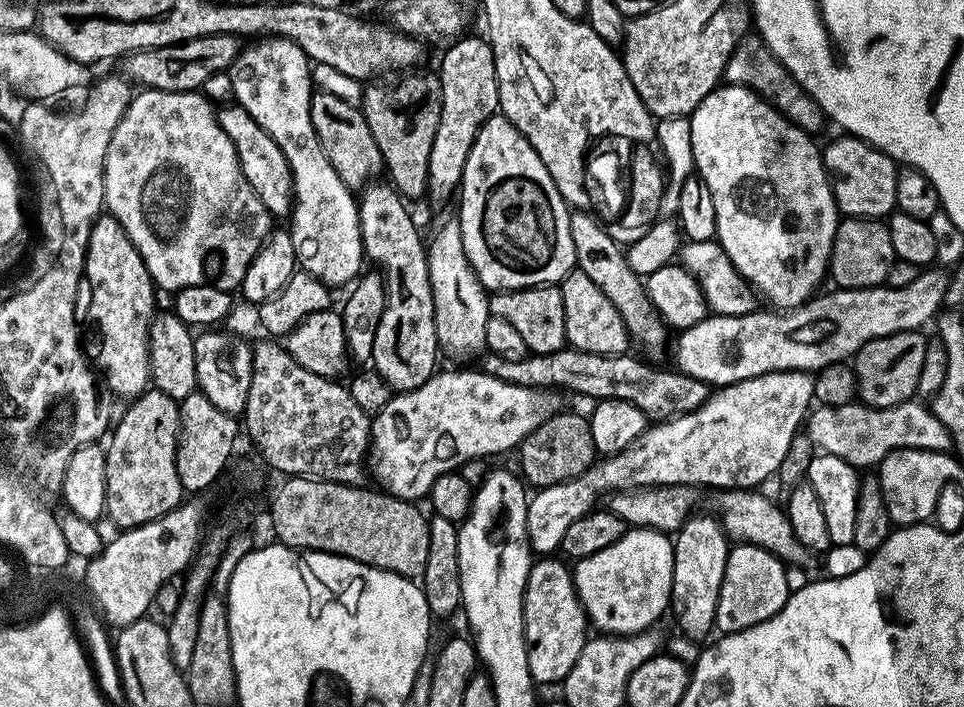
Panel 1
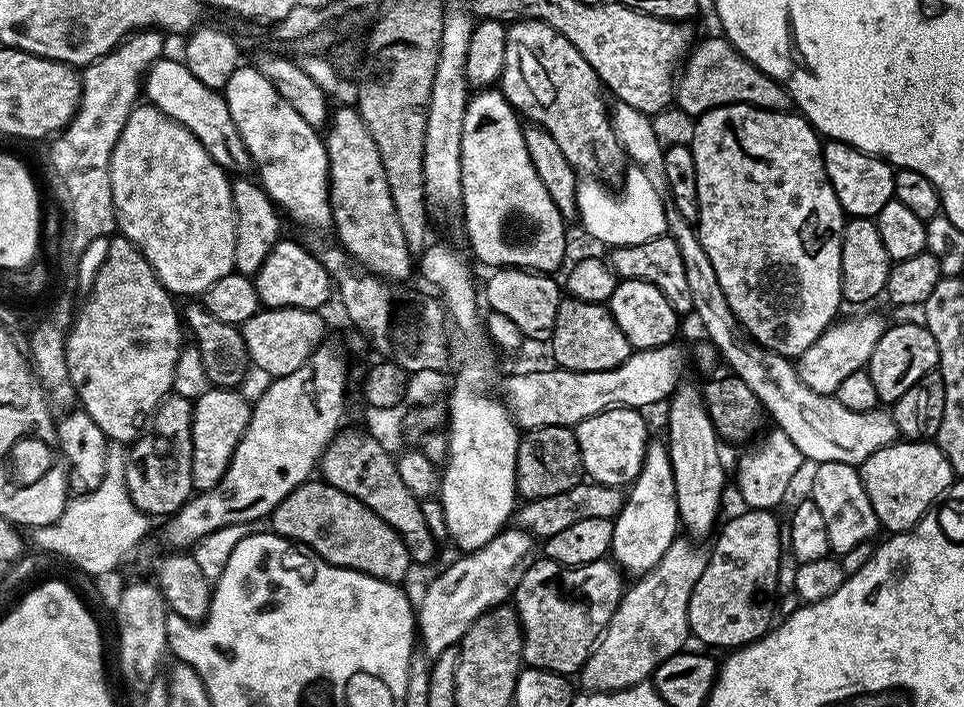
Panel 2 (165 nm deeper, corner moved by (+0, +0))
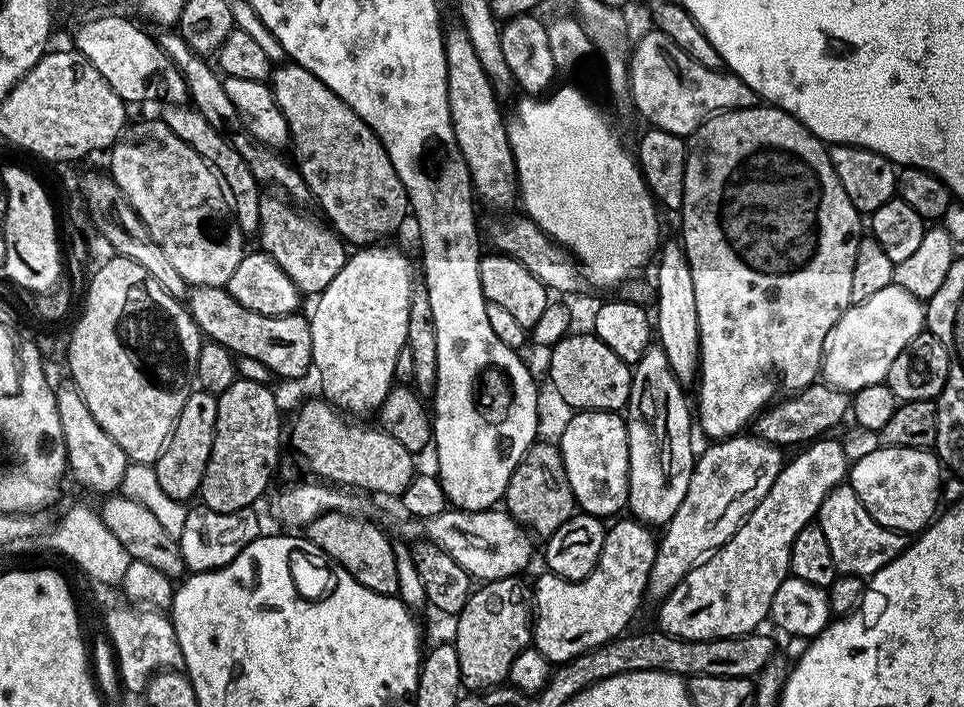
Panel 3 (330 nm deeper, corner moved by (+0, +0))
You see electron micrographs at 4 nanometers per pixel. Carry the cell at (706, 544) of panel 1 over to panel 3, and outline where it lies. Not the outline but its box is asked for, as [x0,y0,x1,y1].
[654,243,700,385]

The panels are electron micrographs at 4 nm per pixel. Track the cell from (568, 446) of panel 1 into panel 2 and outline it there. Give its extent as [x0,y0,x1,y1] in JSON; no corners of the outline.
[516,426,581,501]

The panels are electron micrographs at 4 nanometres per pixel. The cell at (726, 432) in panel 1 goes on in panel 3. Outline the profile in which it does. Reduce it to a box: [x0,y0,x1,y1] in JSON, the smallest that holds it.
[820,283,925,394]

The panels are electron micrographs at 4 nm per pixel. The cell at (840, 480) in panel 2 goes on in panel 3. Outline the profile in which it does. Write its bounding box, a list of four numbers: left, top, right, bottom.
[818,482,910,578]

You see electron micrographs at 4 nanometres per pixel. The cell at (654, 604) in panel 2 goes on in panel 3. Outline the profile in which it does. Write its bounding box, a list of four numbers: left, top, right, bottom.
[647,434,782,598]

